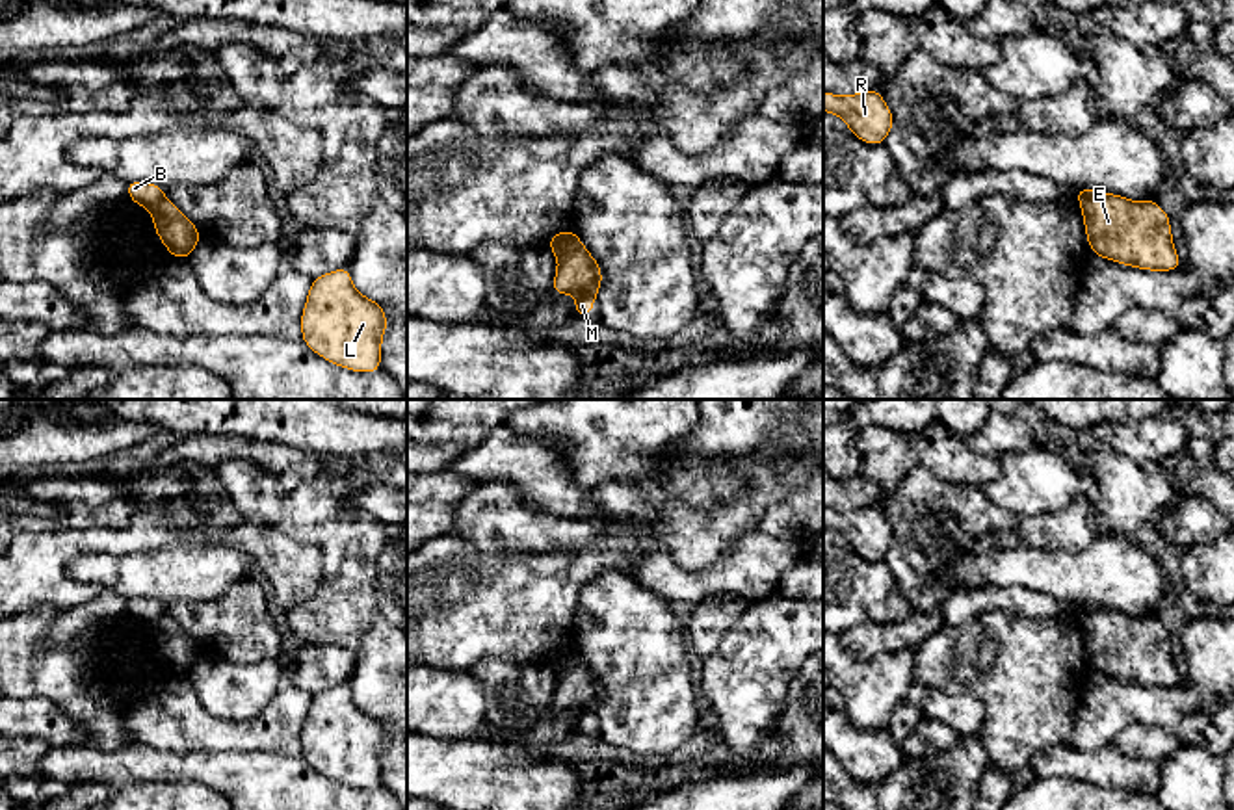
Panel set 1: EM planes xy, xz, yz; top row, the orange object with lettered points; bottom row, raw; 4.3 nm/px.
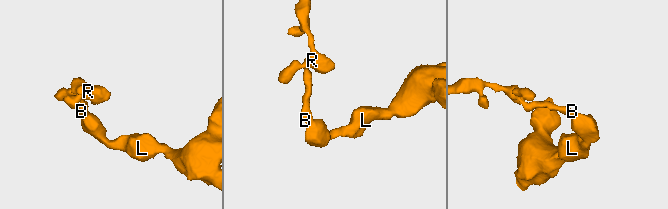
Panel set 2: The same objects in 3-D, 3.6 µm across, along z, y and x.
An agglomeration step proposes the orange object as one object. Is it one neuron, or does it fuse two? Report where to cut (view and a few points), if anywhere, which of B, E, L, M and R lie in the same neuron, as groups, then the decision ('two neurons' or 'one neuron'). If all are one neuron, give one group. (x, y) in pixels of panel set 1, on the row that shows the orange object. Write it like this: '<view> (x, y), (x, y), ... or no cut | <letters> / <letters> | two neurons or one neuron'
xz (580, 244), (558, 259) | B R / E L M | two neurons

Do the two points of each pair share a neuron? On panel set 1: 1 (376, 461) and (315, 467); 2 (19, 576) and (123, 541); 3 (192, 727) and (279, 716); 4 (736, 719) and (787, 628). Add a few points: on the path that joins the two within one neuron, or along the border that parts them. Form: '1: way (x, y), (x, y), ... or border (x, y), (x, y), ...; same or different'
1: way (361, 467), (329, 467); same
2: way (45, 558), (71, 543), (97, 541); same
3: way (214, 732), (259, 732); same
4: way (746, 697), (746, 680), (764, 651); same

